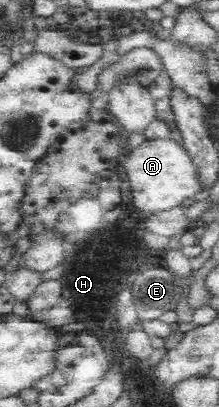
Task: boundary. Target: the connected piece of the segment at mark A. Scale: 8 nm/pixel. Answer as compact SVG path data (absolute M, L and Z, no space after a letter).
M170 138L145 139L127 156L124 168L131 186L133 204L140 211L151 215L186 204L199 197L201 185L197 181L197 169L183 144Z

